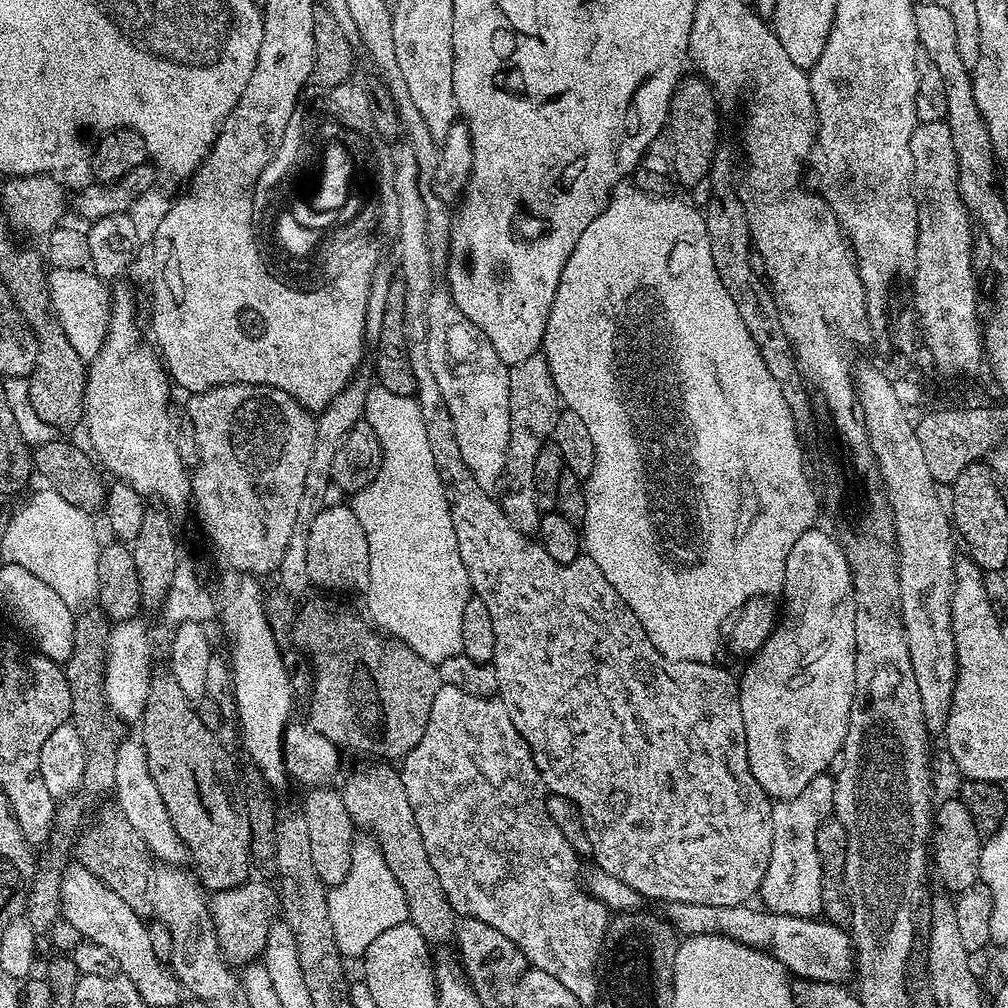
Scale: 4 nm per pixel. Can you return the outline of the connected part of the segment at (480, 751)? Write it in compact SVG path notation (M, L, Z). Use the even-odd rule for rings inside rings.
M442 684L438 694L435 695L434 704L430 711L430 720L426 725L426 732L422 736L422 740L402 759L402 765L399 769L400 781L406 790L406 798L410 798L410 810L414 810L414 822L418 822L418 830L422 834L422 842L426 842L426 854L430 858L430 866L434 866L434 874L438 874L438 882L442 882L442 890L446 890L446 898L450 902L450 906L456 911L457 917L460 918L478 918L478 922L486 922L486 926L494 926L494 930L502 930L502 934L506 934L506 938L510 938L510 942L514 942L514 946L518 946L518 950L522 950L525 961L531 967L538 970L546 970L546 974L558 978L558 982L562 982L562 986L566 986L566 990L570 990L570 994L574 994L574 998L578 998L578 1002L582 1002L585 1006L595 1005L600 995L600 978L598 975L598 965L602 960L602 949L604 947L604 937L608 934L608 925L610 923L610 910L598 898L594 898L592 893L582 887L582 872L580 876L580 864L578 861L578 853L572 849L570 842L566 842L566 838L562 838L562 830L558 830L558 826L554 826L554 818L550 818L548 813L548 797L549 793L544 786L544 779L538 770L538 766L532 757L530 746L522 738L522 734L518 734L518 730L514 726L514 722L510 722L510 714L506 710L504 701L491 696L475 696L474 694L466 694L463 690L458 690L458 686L450 686Z

